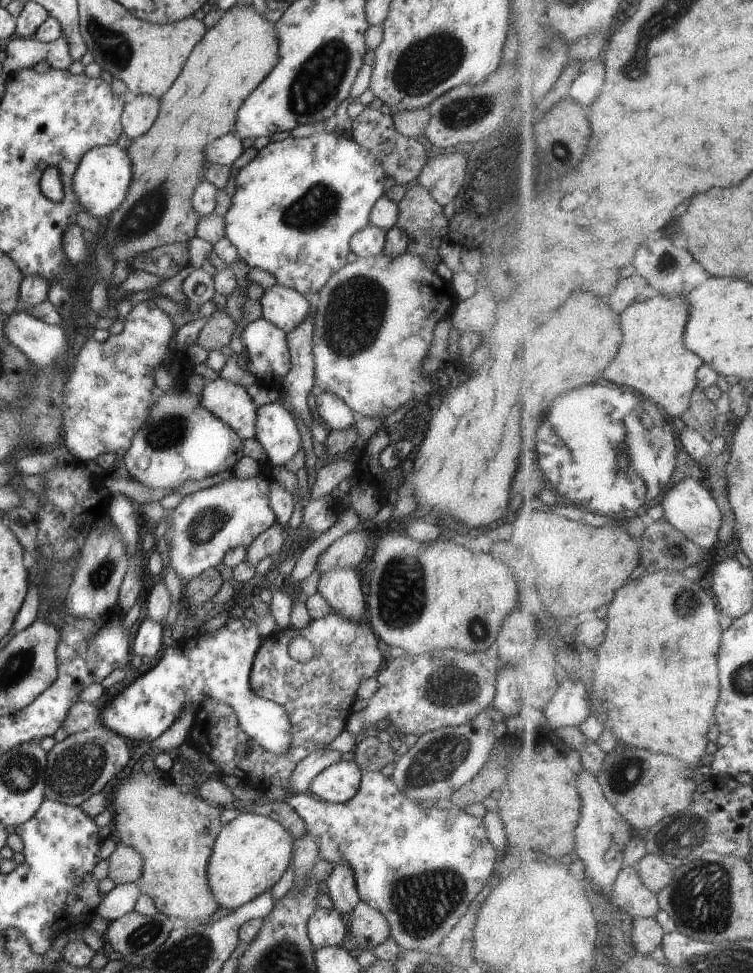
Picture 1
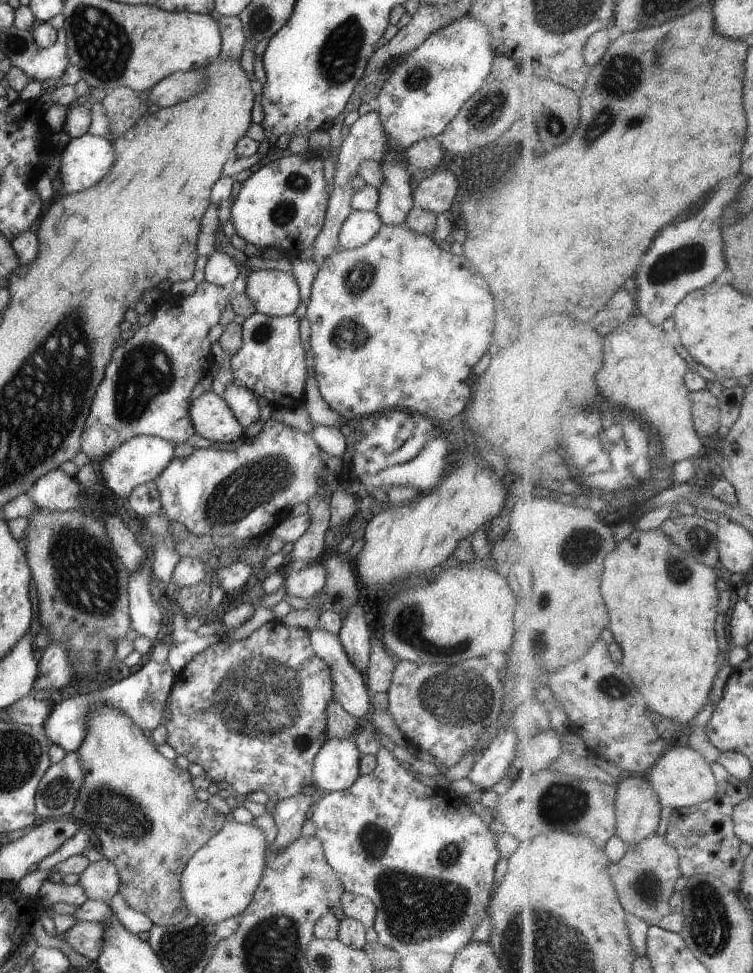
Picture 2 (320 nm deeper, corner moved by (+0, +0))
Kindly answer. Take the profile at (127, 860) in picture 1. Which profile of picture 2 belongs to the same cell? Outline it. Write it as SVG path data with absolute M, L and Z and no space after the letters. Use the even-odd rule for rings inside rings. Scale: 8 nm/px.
M103 858L89 863L78 874L76 884L81 886L87 899L97 899L107 903L117 893L118 872L108 860Z

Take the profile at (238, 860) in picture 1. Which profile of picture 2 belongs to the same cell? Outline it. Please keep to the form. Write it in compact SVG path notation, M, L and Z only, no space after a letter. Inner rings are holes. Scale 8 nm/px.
M228 818L205 844L189 857L182 868L178 892L187 912L199 920L215 923L238 915L251 900L264 867L267 844L255 825Z

